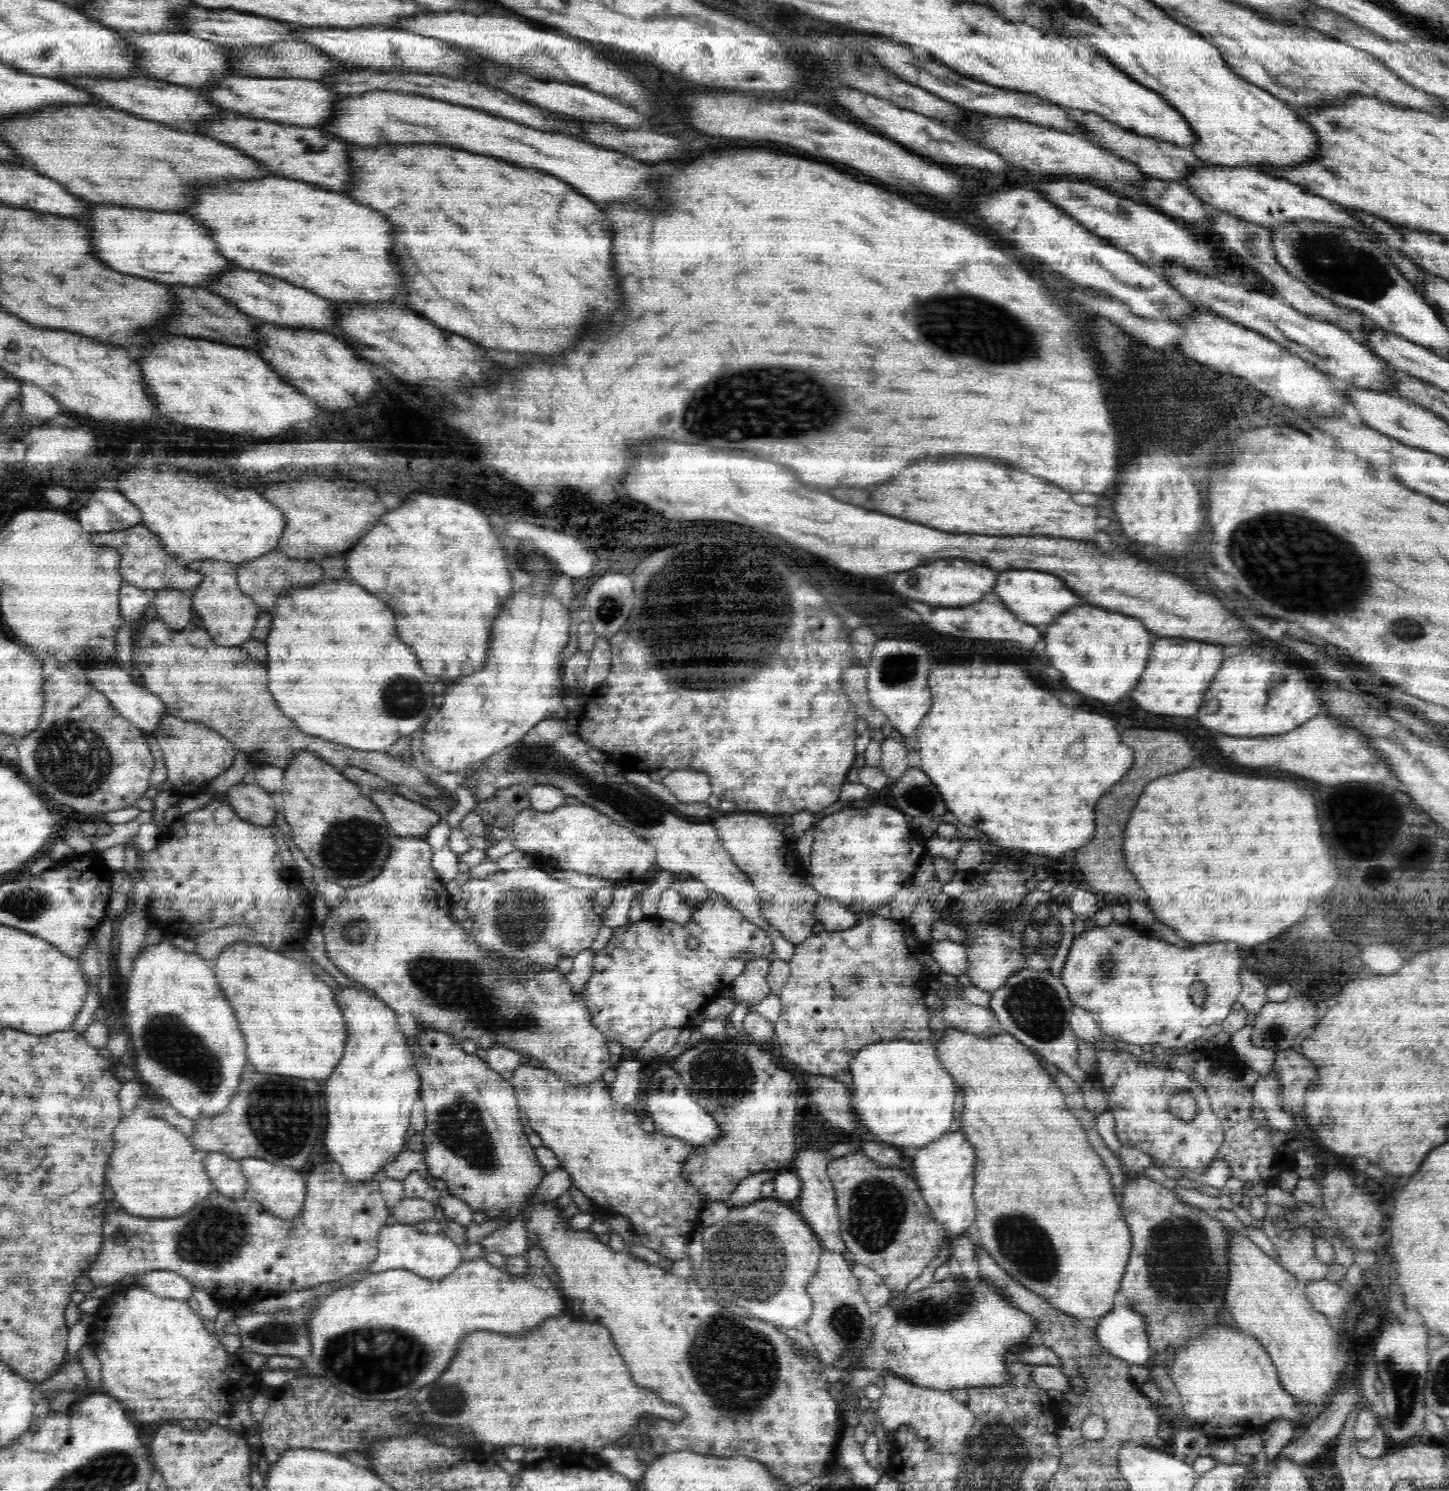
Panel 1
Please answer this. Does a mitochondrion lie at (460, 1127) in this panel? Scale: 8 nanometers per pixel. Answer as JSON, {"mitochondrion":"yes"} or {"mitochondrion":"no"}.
{"mitochondrion":"yes"}

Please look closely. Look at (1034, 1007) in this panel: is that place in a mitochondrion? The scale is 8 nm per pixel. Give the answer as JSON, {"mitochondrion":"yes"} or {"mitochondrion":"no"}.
{"mitochondrion":"yes"}

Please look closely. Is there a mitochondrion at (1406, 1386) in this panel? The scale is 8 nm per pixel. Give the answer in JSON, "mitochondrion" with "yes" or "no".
{"mitochondrion":"yes"}

